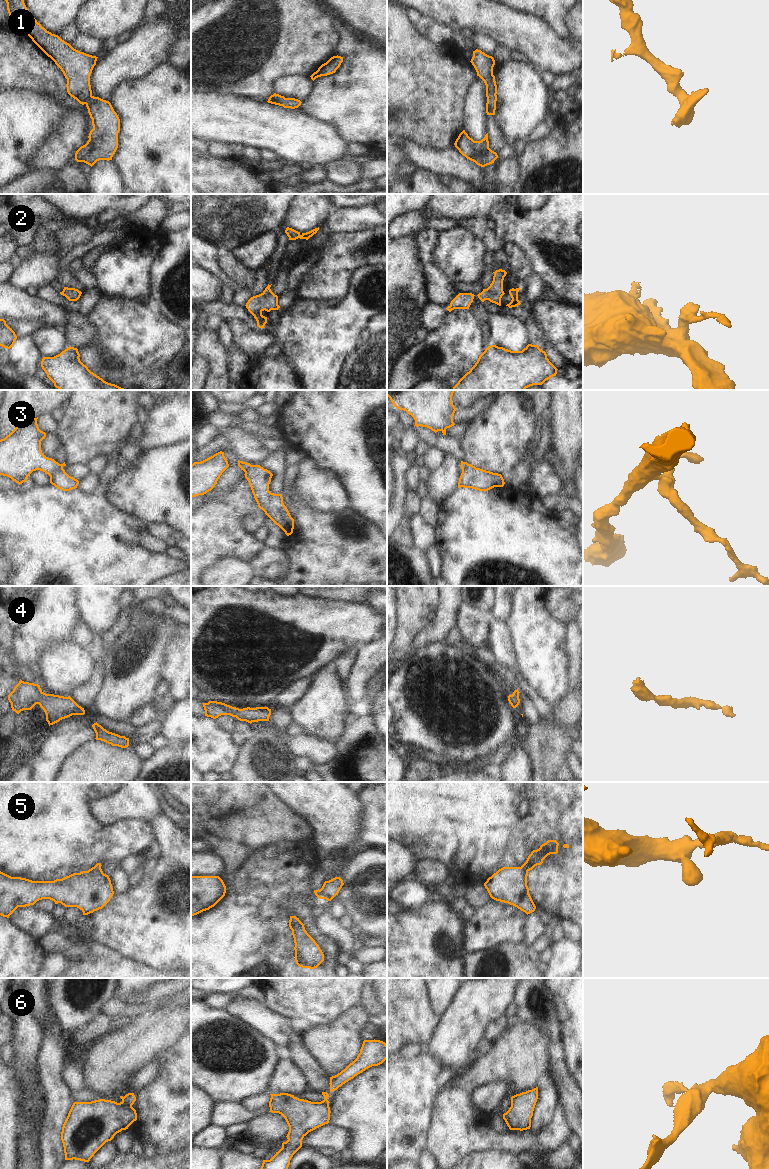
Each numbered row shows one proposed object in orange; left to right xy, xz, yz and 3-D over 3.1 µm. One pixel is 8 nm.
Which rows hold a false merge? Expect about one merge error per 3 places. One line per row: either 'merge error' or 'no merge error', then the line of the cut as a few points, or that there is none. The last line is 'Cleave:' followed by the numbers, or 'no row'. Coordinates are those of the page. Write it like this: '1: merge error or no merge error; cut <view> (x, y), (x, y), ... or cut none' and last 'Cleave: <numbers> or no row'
1: no merge error; cut none
2: no merge error; cut none
3: merge error; cut xy (60, 464), (50, 476)
4: no merge error; cut none
5: no merge error; cut none
6: merge error; cut xy (123, 1097), (123, 1100), (131, 1106)
Cleave: 3, 6

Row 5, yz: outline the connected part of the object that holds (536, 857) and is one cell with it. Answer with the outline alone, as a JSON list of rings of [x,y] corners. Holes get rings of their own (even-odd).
[[[548,840],[539,849],[533,850],[521,867],[503,867],[484,883],[490,897],[496,901],[508,903],[525,912],[534,912],[536,906],[527,886],[528,872],[541,865],[550,854],[558,853],[559,843]]]

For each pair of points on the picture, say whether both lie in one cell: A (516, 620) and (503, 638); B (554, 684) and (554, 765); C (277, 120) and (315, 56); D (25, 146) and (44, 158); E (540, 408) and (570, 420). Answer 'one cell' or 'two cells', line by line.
A: two cells
B: two cells
C: two cells
D: two cells
E: two cells

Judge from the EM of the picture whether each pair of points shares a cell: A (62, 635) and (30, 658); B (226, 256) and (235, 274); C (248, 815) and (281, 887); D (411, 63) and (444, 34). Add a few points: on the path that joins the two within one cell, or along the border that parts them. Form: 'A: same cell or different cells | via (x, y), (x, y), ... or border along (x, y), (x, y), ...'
A: same cell | via (53, 635), (49, 635), (35, 649)
B: same cell | via (228, 260), (235, 270)
C: different cells | border along (286, 841), (257, 848), (245, 861)
D: different cells | border along (415, 28), (434, 43), (450, 41)

